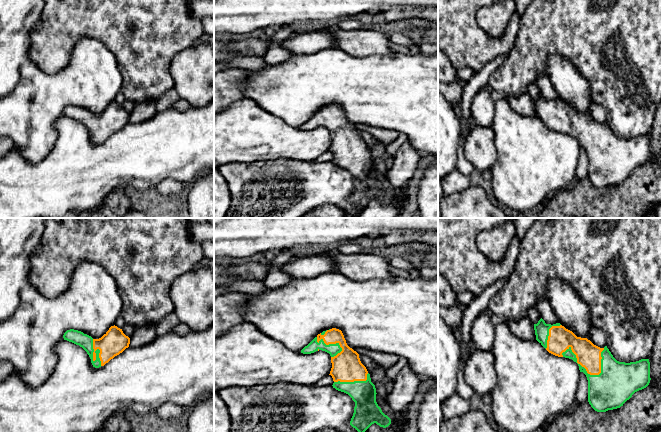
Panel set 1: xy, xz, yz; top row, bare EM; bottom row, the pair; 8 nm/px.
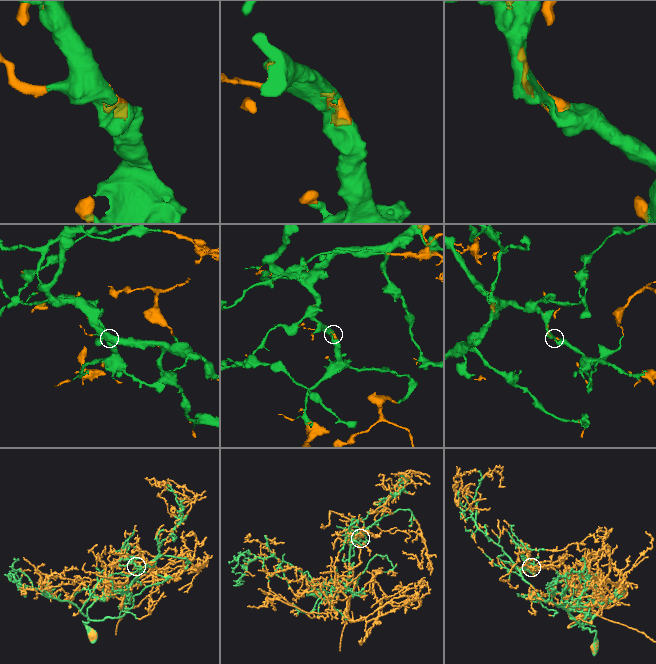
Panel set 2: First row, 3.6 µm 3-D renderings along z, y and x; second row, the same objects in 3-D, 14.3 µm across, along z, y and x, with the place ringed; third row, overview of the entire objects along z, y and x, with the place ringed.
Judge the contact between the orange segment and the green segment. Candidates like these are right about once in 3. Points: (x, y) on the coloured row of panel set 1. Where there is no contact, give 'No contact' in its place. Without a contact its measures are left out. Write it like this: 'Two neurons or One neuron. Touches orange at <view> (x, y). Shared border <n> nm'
One neuron. Touches orange at yz (579, 363). Shared border 360 nm

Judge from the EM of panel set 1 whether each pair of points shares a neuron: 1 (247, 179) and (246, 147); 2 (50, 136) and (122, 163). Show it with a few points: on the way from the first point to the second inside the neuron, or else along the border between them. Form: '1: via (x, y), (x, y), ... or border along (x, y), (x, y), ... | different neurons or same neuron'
1: border along (270, 159), (254, 162), (227, 162), (224, 164) | different neurons
2: border along (62, 115), (54, 124), (56, 141), (43, 158) | different neurons

